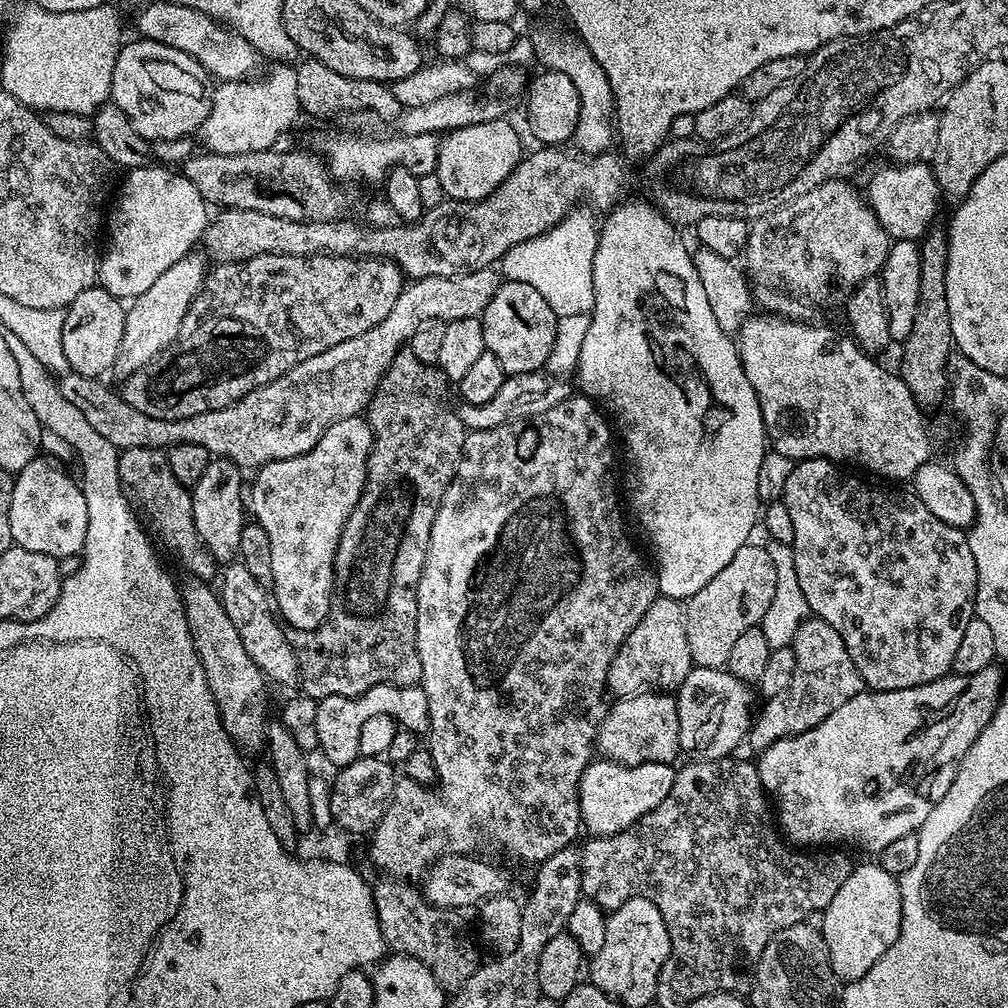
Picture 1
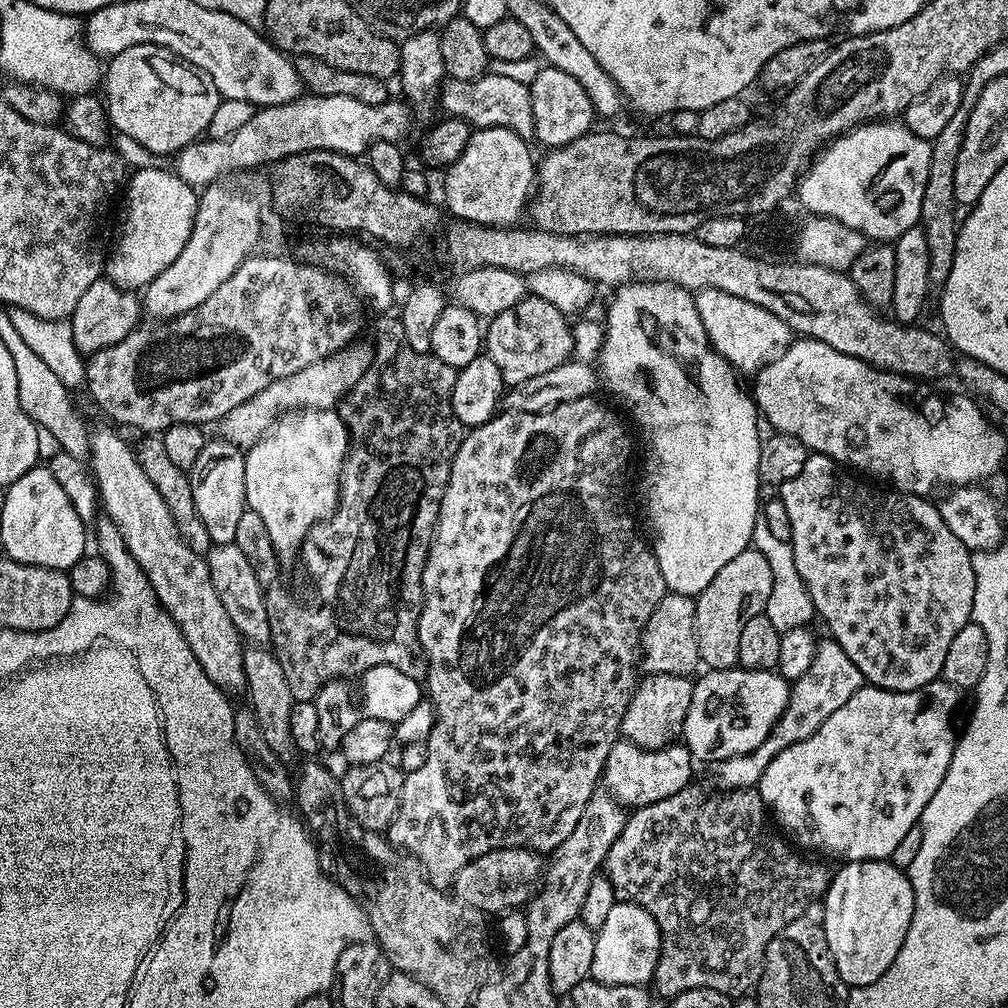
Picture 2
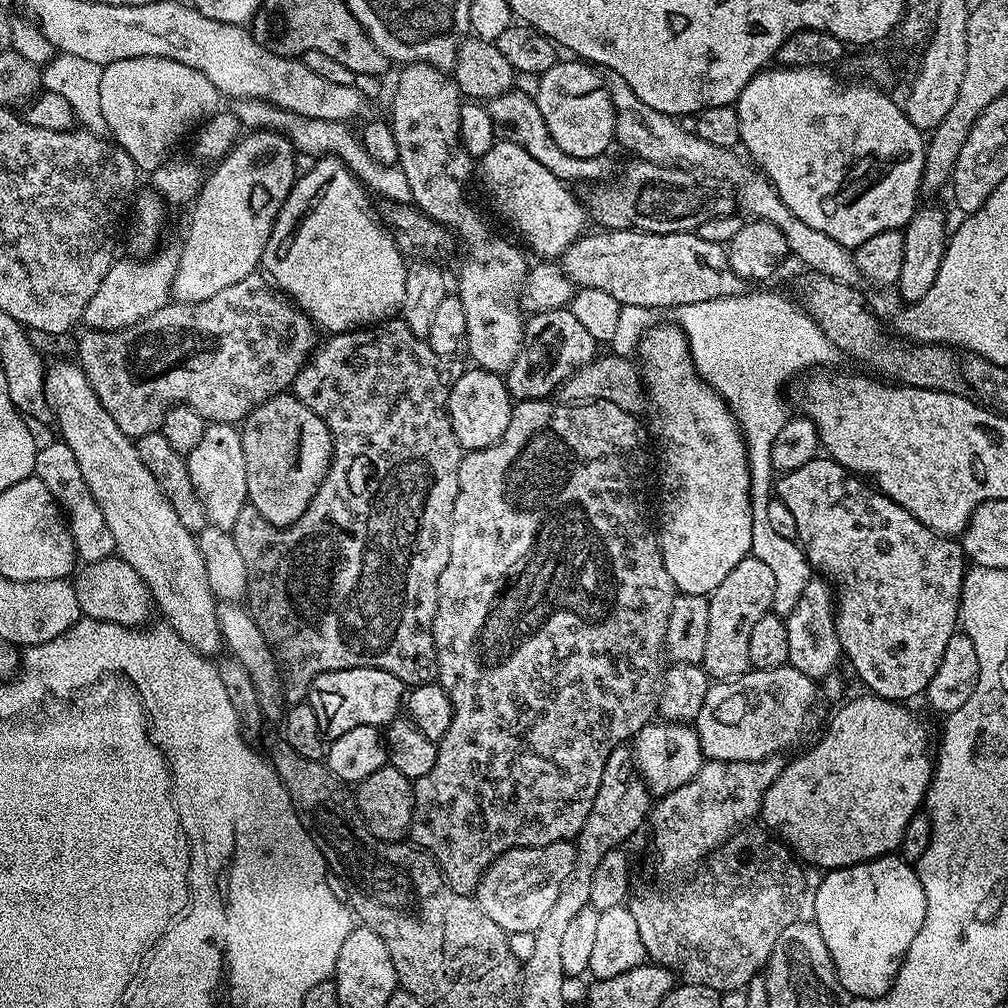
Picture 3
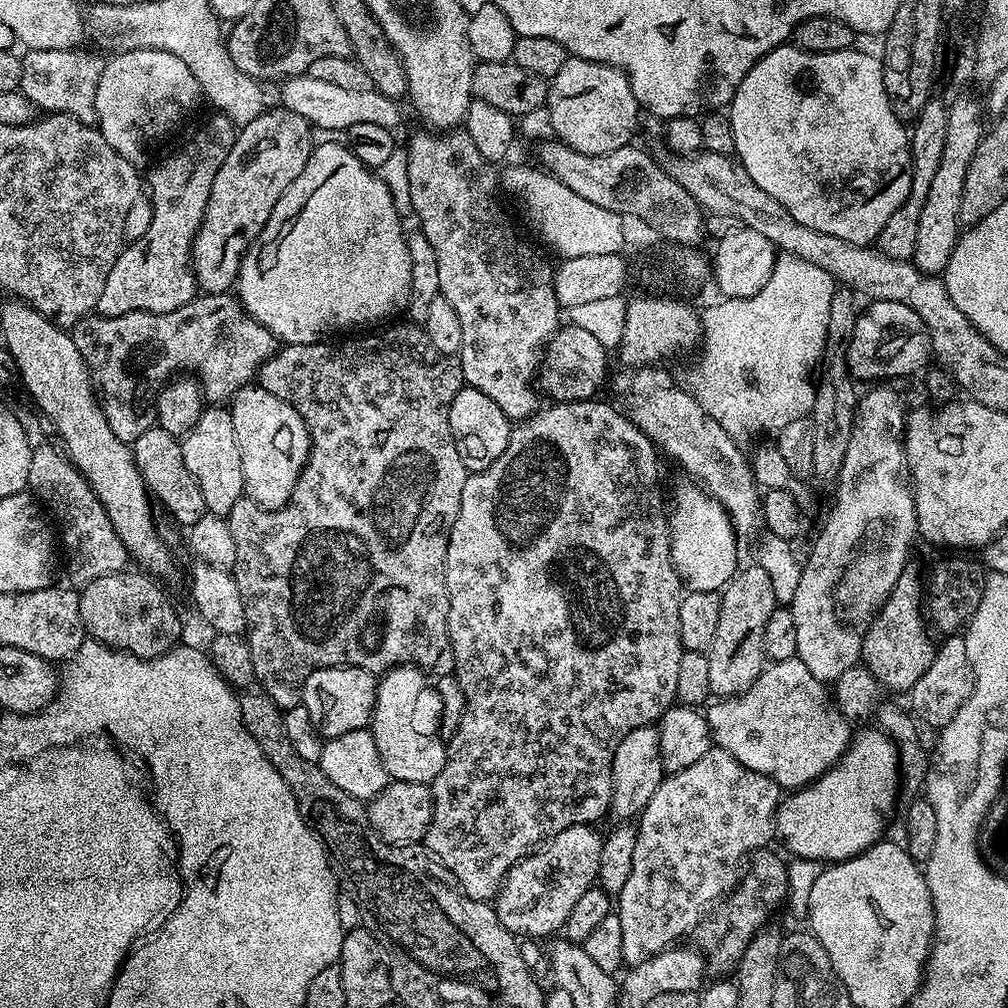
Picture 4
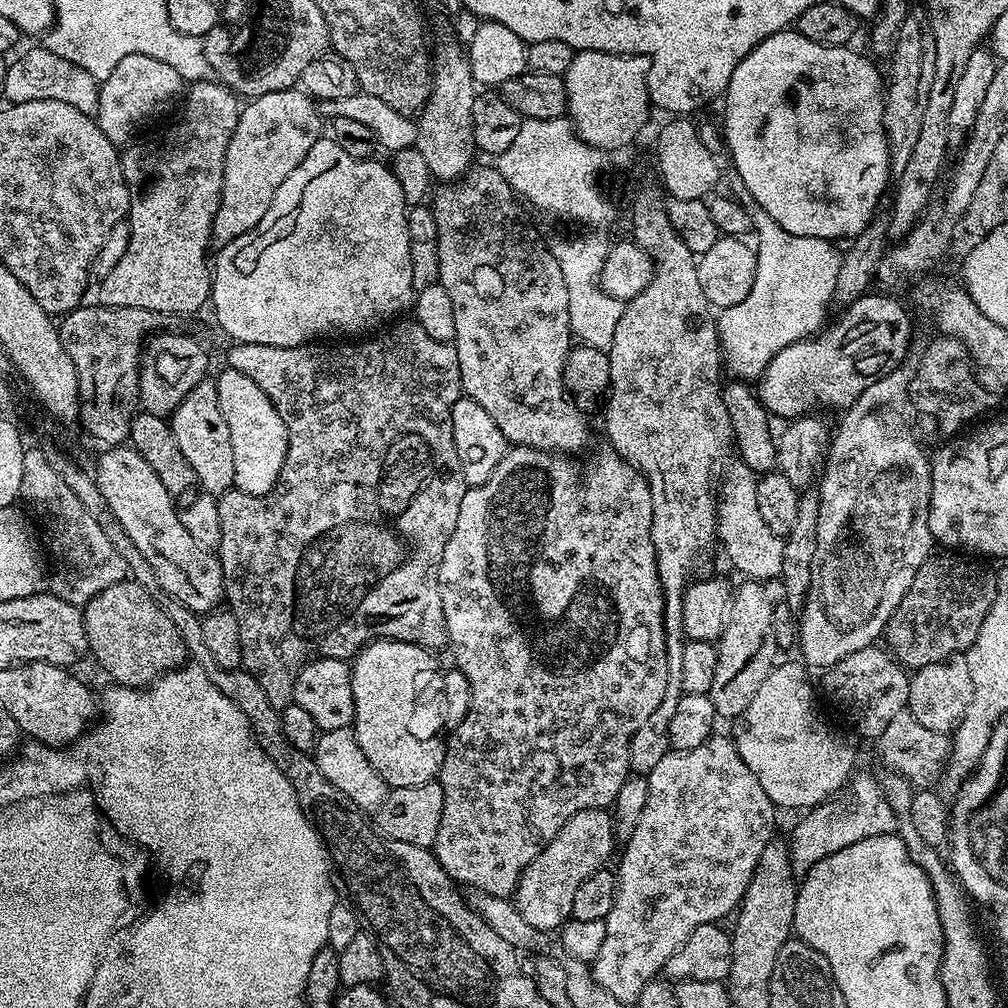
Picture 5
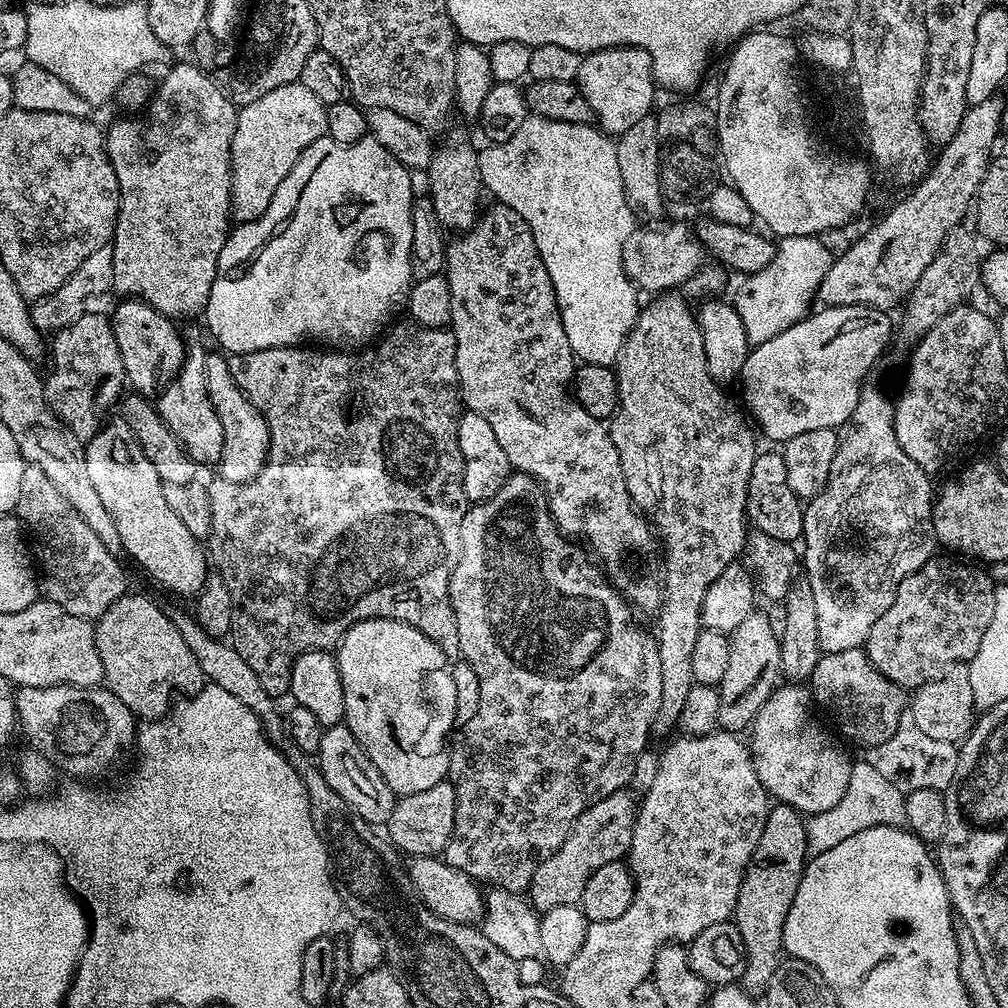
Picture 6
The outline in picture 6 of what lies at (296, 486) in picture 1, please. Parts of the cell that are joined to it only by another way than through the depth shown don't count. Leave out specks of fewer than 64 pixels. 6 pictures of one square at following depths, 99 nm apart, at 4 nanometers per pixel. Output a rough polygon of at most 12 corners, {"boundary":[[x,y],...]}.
{"boundary":[[227,359],[204,373],[222,422],[221,480],[253,480],[268,457],[264,415],[248,401]]}

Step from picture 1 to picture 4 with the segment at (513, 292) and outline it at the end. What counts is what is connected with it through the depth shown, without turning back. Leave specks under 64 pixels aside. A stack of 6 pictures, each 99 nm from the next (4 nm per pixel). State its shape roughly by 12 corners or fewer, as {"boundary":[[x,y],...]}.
{"boundary":[[571,322],[542,352],[549,401],[590,400],[605,385],[609,349]]}

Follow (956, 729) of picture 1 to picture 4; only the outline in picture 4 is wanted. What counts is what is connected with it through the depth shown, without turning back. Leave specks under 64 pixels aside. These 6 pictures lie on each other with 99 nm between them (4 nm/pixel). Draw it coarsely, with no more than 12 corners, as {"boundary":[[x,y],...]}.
{"boundary":[[887,732],[789,791],[775,835],[803,860],[879,844],[902,792]]}

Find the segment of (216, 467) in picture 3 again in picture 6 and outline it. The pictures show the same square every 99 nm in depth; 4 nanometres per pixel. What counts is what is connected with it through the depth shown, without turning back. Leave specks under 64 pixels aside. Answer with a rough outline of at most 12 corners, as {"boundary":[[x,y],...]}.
{"boundary":[[206,351],[184,363],[154,403],[197,465],[222,454],[222,422],[210,402]]}

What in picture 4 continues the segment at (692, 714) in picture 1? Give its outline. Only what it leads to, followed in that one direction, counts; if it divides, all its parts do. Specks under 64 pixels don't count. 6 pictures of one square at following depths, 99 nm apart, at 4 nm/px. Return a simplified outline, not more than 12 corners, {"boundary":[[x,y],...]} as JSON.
{"boundary":[[800,660],[707,705],[713,745],[781,789],[838,763],[853,725]]}

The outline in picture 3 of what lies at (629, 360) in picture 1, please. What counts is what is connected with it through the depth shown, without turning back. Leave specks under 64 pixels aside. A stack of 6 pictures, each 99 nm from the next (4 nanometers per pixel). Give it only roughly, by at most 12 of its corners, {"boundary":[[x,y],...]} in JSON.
{"boundary":[[675,322],[640,340],[677,593],[751,553],[748,451]]}

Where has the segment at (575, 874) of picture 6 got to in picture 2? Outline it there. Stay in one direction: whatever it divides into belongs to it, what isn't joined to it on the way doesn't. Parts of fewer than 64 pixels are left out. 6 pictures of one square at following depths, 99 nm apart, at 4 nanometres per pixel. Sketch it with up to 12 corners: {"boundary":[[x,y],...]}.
{"boundary":[[495,848],[466,862],[457,900],[485,914],[523,909],[546,860],[531,848]]}

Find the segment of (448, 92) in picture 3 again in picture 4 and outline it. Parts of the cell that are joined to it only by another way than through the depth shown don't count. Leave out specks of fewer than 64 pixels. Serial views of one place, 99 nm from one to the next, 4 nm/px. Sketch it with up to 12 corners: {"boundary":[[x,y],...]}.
{"boundary":[[466,130],[409,138],[464,383],[519,422],[561,327],[553,265]]}

